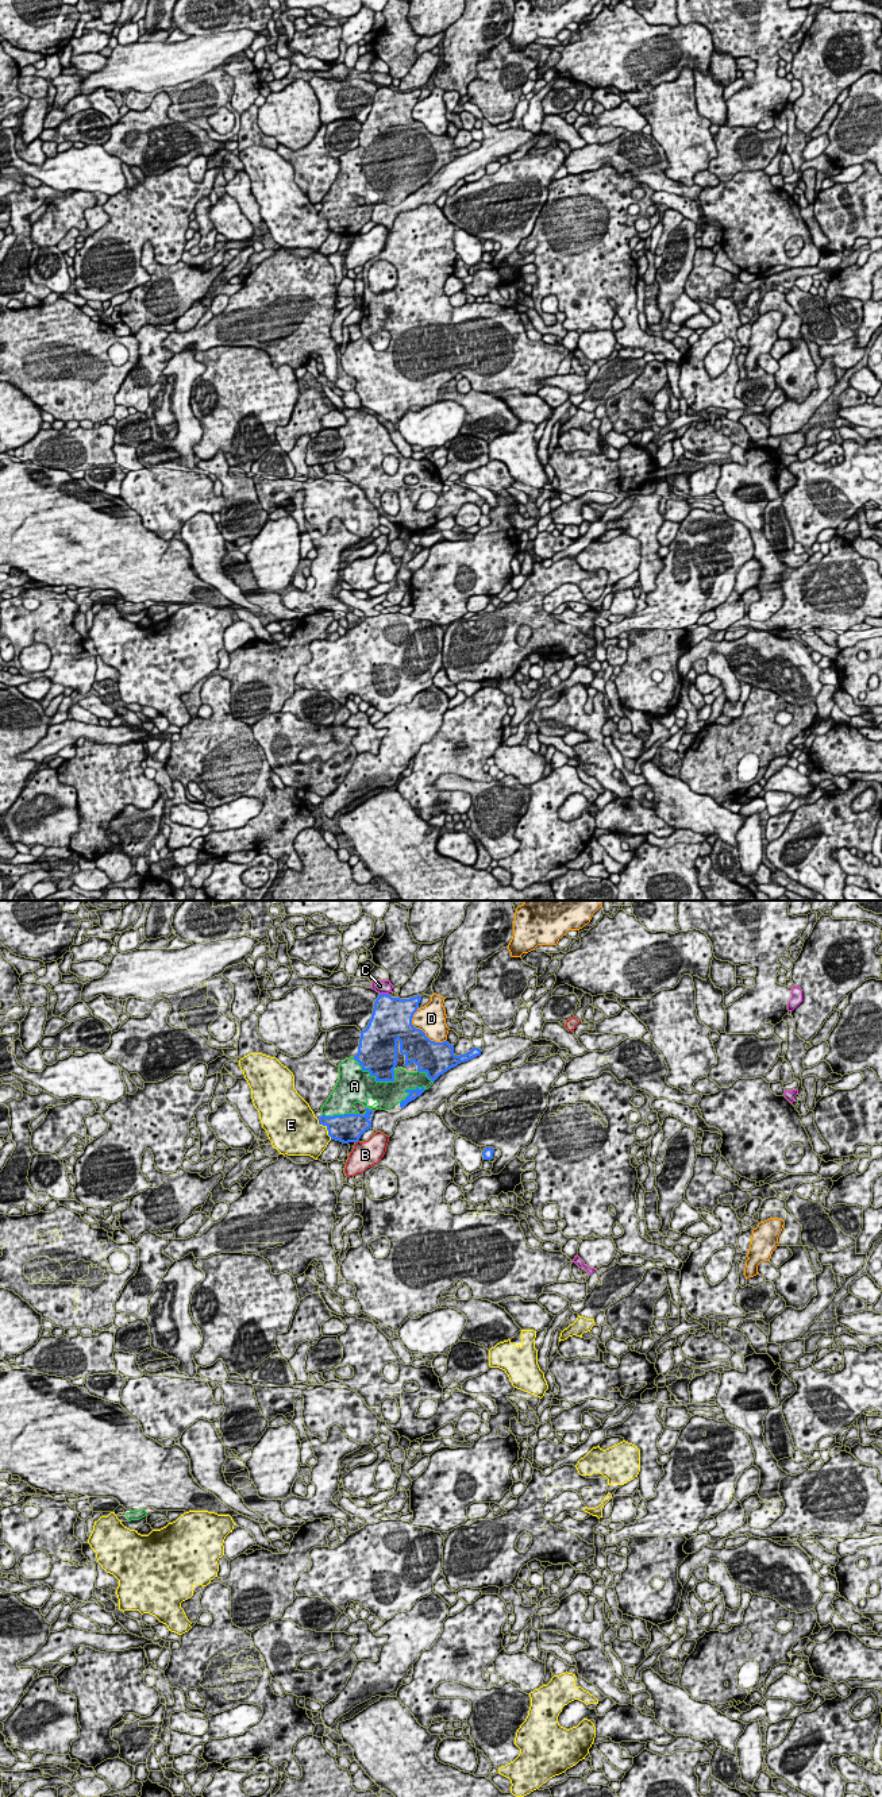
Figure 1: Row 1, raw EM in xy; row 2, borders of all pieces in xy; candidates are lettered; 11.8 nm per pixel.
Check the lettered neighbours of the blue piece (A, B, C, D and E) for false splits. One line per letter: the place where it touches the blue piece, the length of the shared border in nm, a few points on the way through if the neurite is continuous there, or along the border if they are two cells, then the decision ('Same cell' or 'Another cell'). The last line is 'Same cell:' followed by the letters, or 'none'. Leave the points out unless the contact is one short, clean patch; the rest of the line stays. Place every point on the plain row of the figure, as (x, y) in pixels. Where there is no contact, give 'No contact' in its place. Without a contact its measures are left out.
A: Touches blue at xy (373, 168). Shared border 600 nm. Same cell
B: Touches blue at xy (357, 234). Shared border 60 nm. Another cell
C: Touches blue at xy (384, 87). Shared border 100 nm. Another cell
D: Touches blue at xy (422, 123). Shared border 550 nm. Another cell
E: Touches blue at xy (327, 222). Shared border 300 nm. Another cell
Same cell: A

